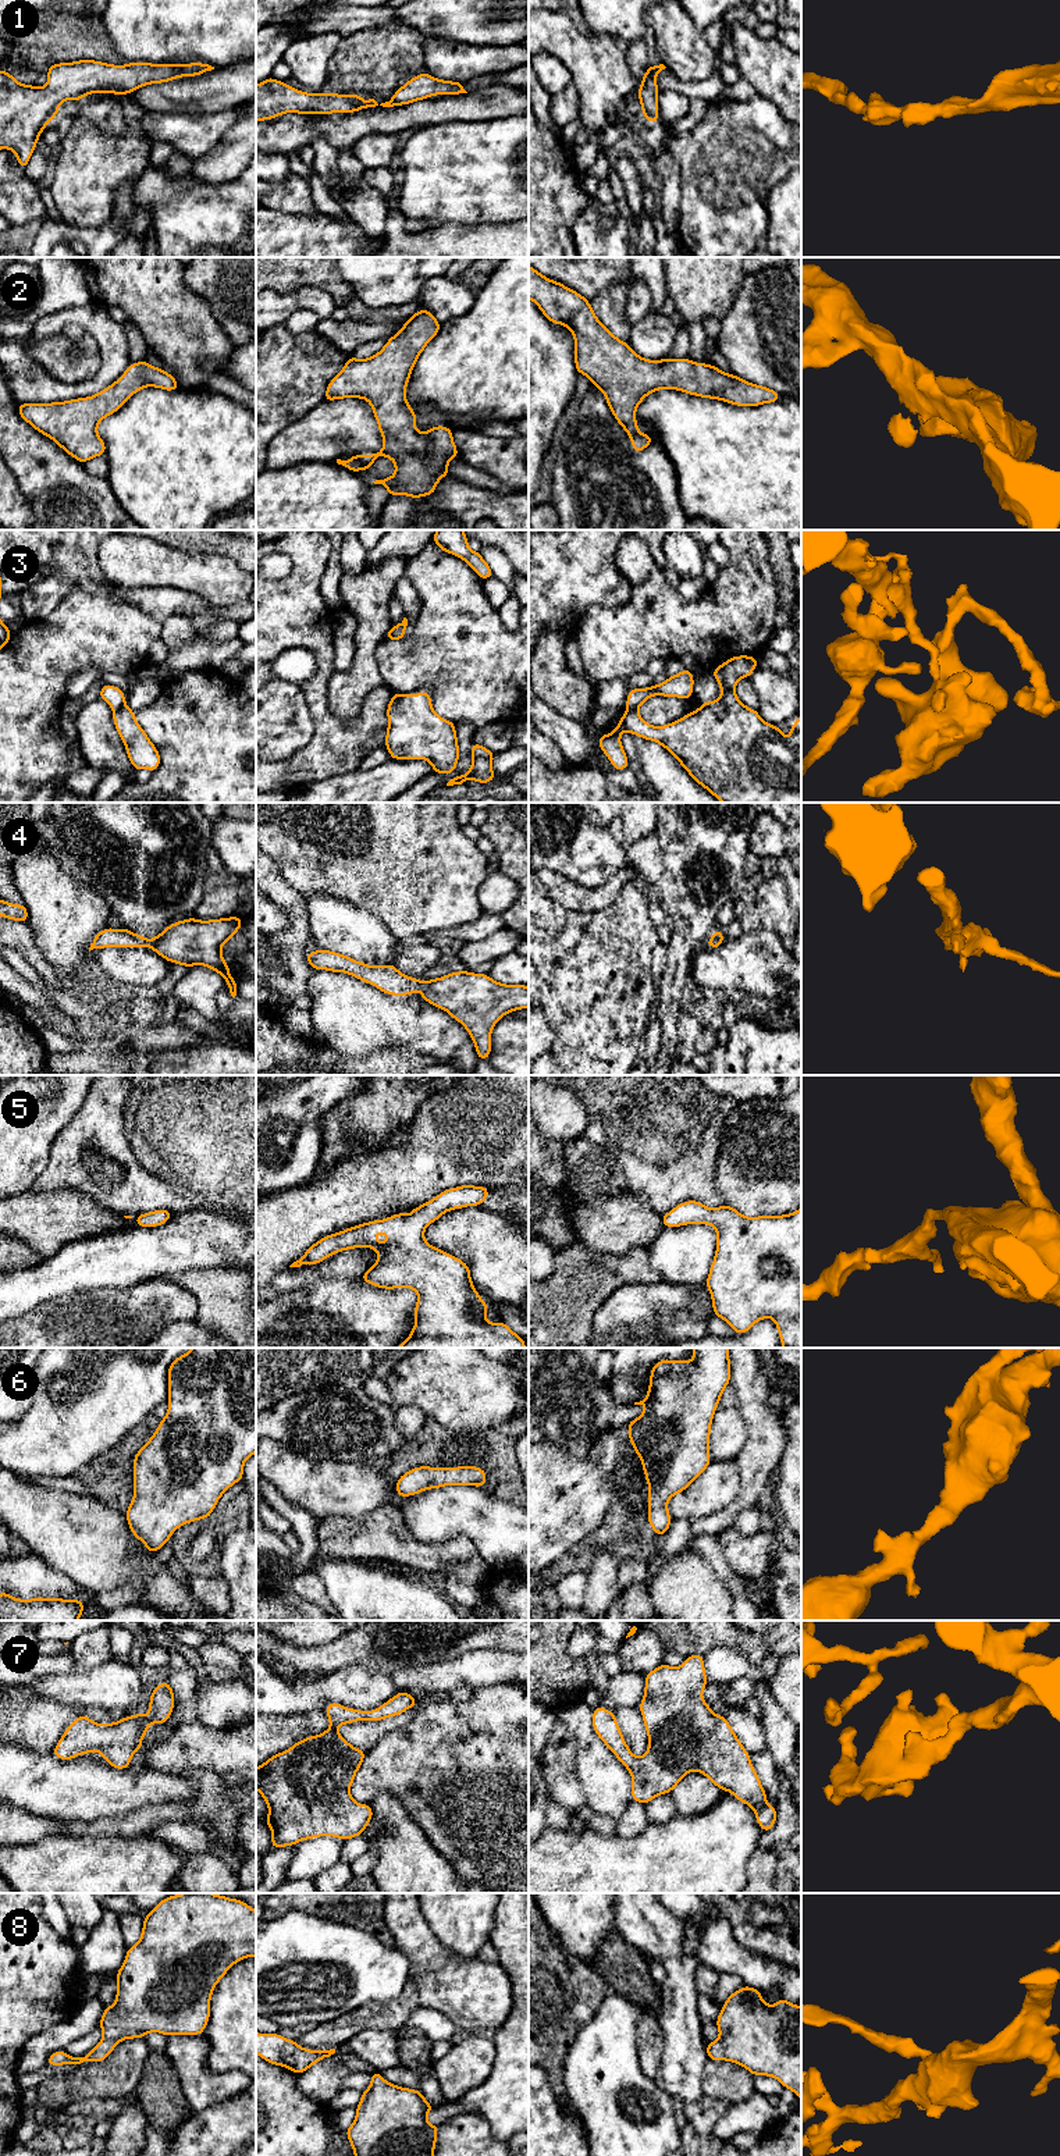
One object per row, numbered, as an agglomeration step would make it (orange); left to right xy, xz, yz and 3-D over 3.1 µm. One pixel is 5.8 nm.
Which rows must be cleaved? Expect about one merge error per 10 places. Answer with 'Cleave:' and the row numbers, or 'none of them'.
Cleave: 3

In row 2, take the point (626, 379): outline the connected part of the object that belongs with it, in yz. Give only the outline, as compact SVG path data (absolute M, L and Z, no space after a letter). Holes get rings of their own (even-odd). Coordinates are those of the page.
M531 266L529 299L549 323L562 324L573 334L577 373L604 392L612 415L632 438L636 453L652 444L652 437L639 430L636 409L647 395L658 389L683 391L736 406L760 406L782 398L771 388L723 373L712 364L673 357L648 360L639 356L597 319L590 300L544 277Z

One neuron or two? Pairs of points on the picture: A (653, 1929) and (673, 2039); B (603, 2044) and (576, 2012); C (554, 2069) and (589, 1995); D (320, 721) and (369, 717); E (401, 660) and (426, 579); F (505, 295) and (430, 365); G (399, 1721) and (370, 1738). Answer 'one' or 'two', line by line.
A: one
B: two
C: one
D: one
E: one
F: one
G: one

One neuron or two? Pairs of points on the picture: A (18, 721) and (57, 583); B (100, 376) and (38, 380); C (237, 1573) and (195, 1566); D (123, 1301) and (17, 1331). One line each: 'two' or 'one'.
A: two
B: one
C: two
D: one

